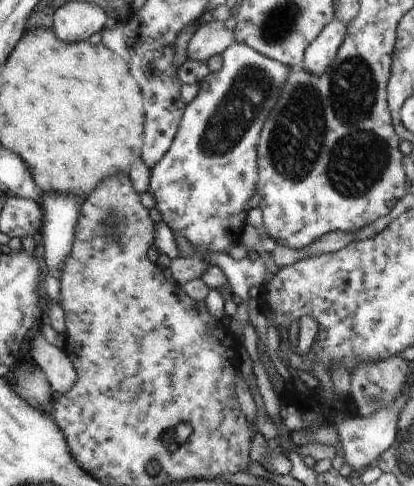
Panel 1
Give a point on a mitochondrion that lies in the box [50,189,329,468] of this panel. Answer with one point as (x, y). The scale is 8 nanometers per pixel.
(90, 439)

